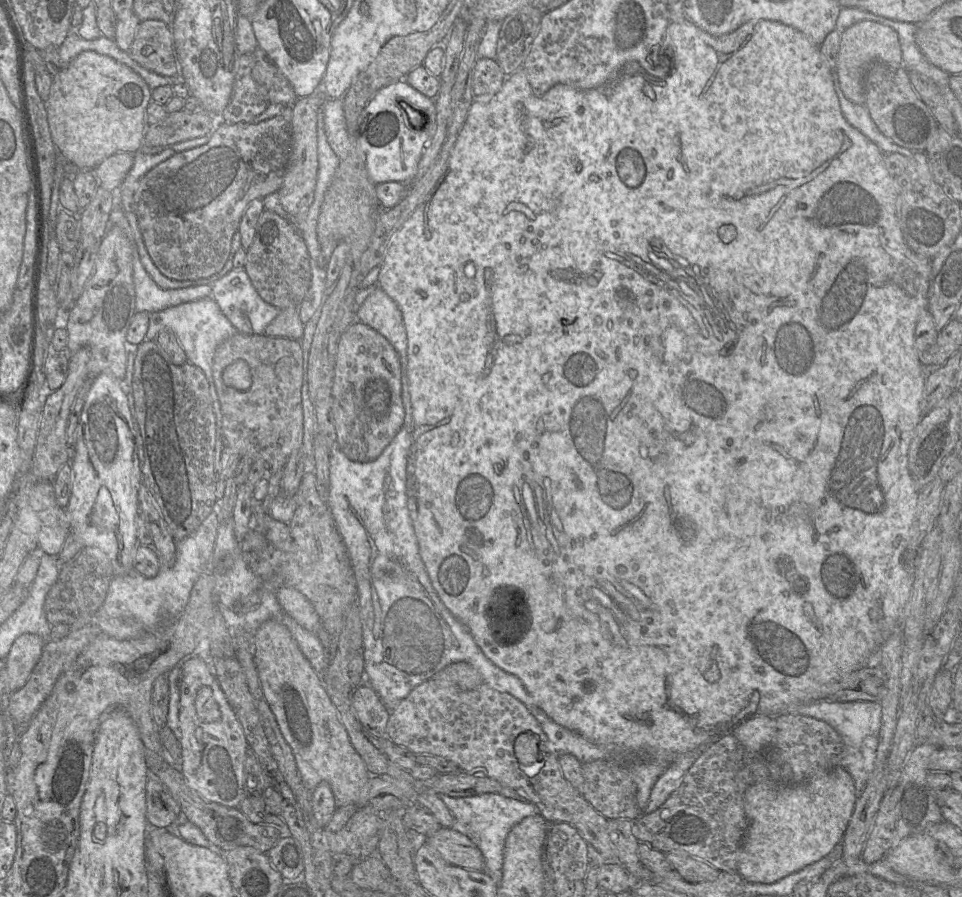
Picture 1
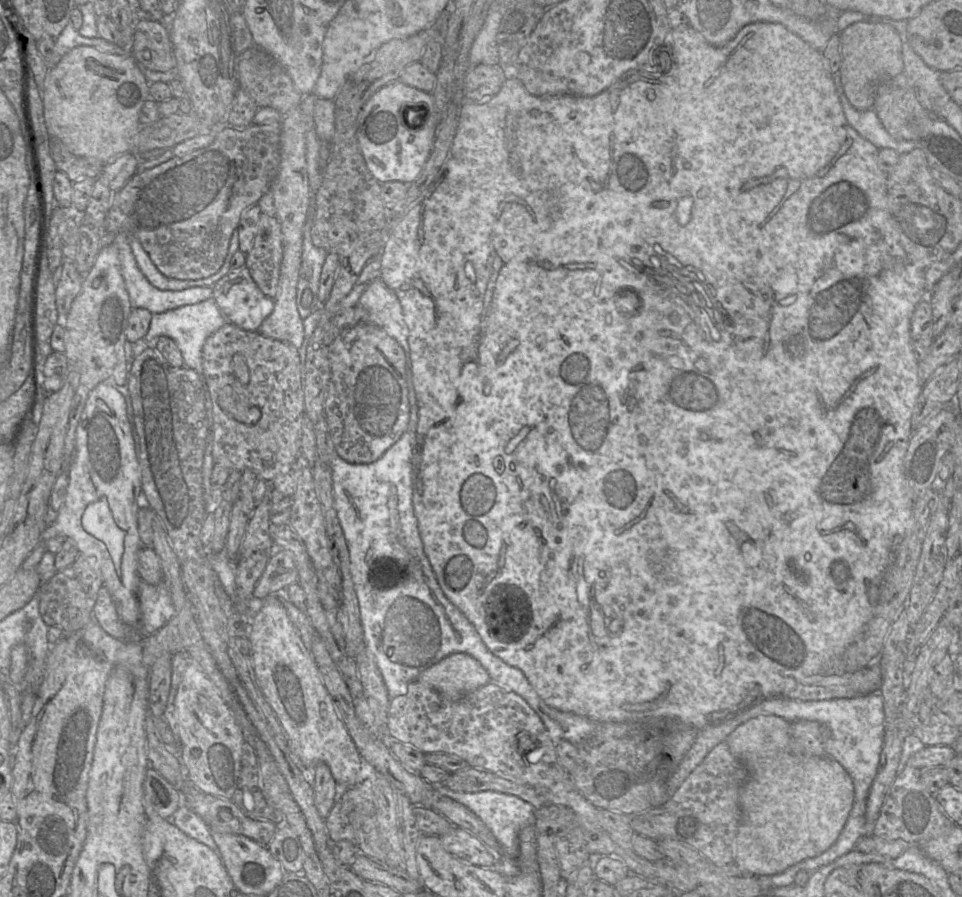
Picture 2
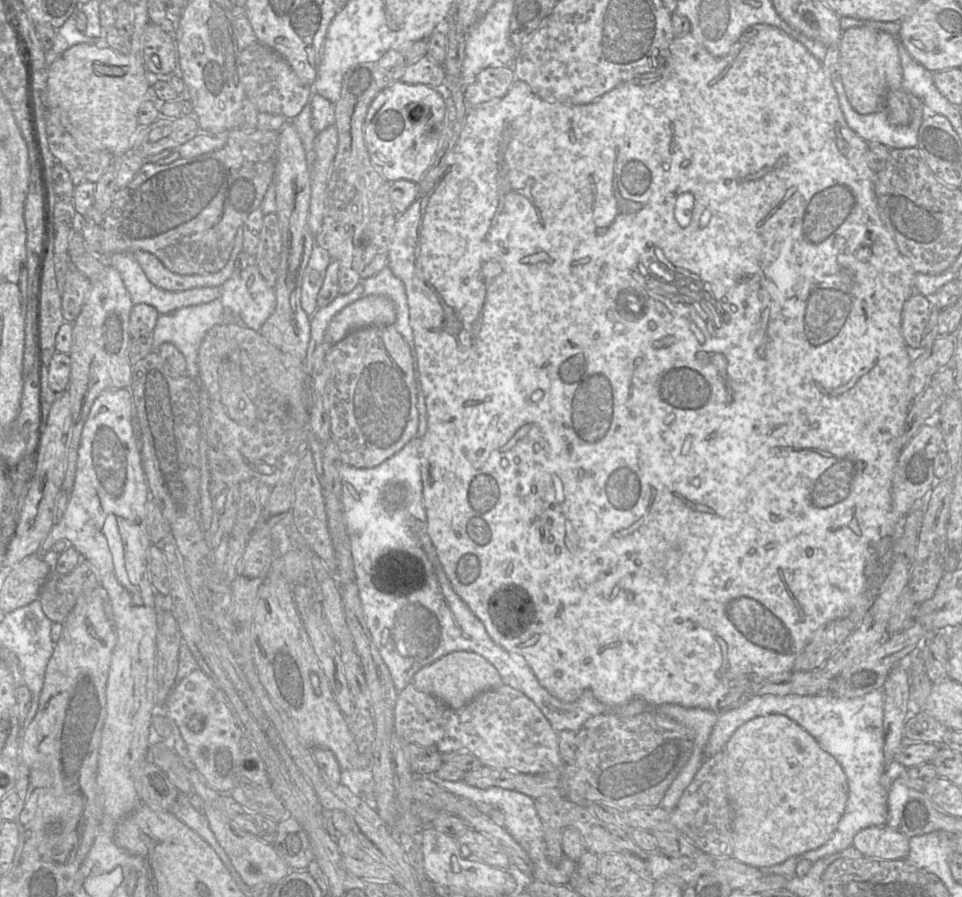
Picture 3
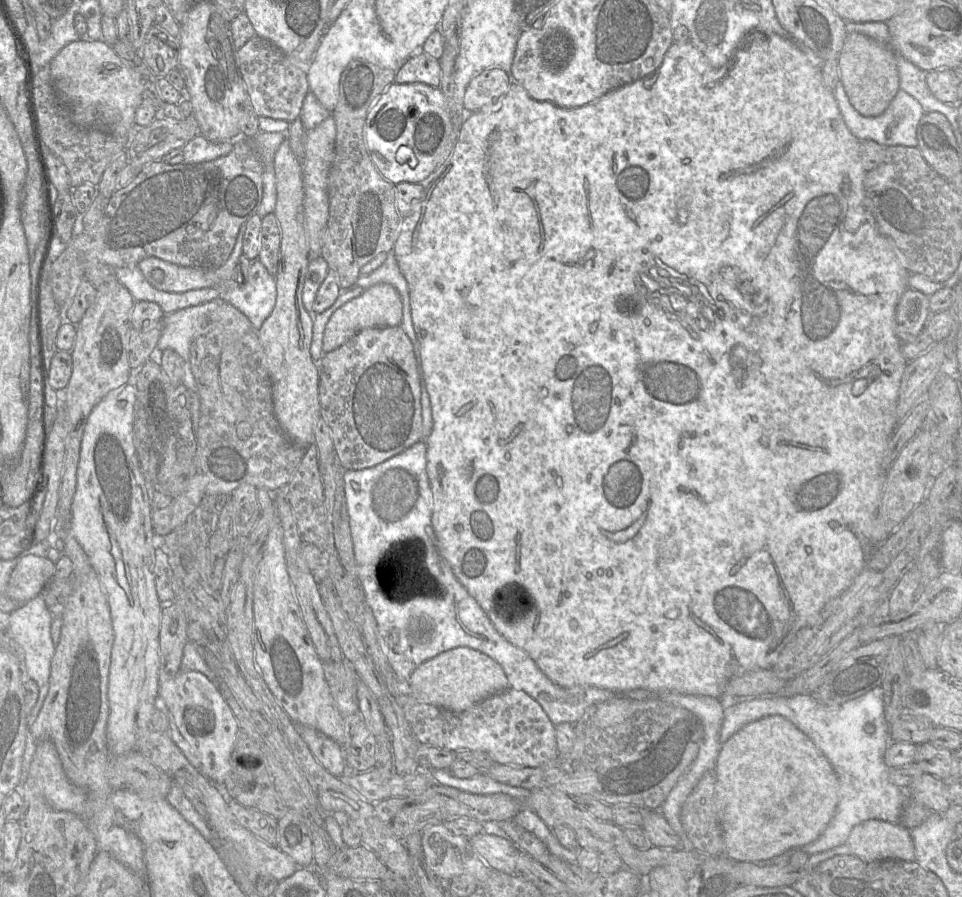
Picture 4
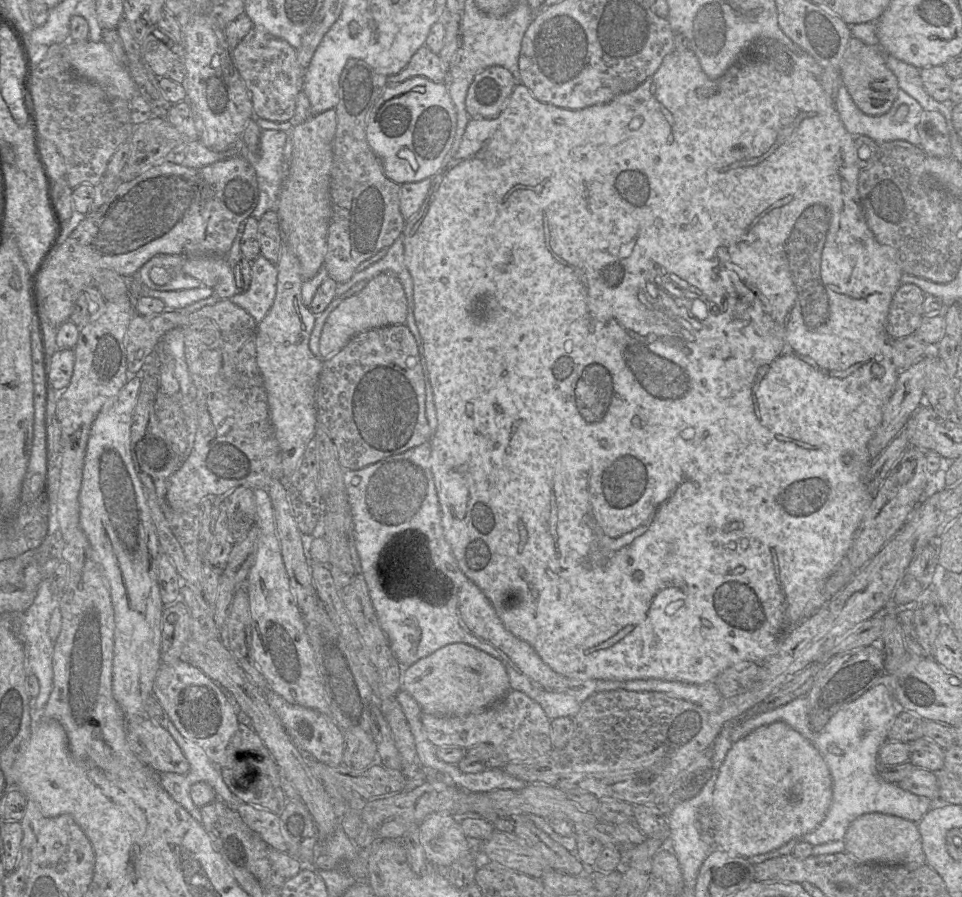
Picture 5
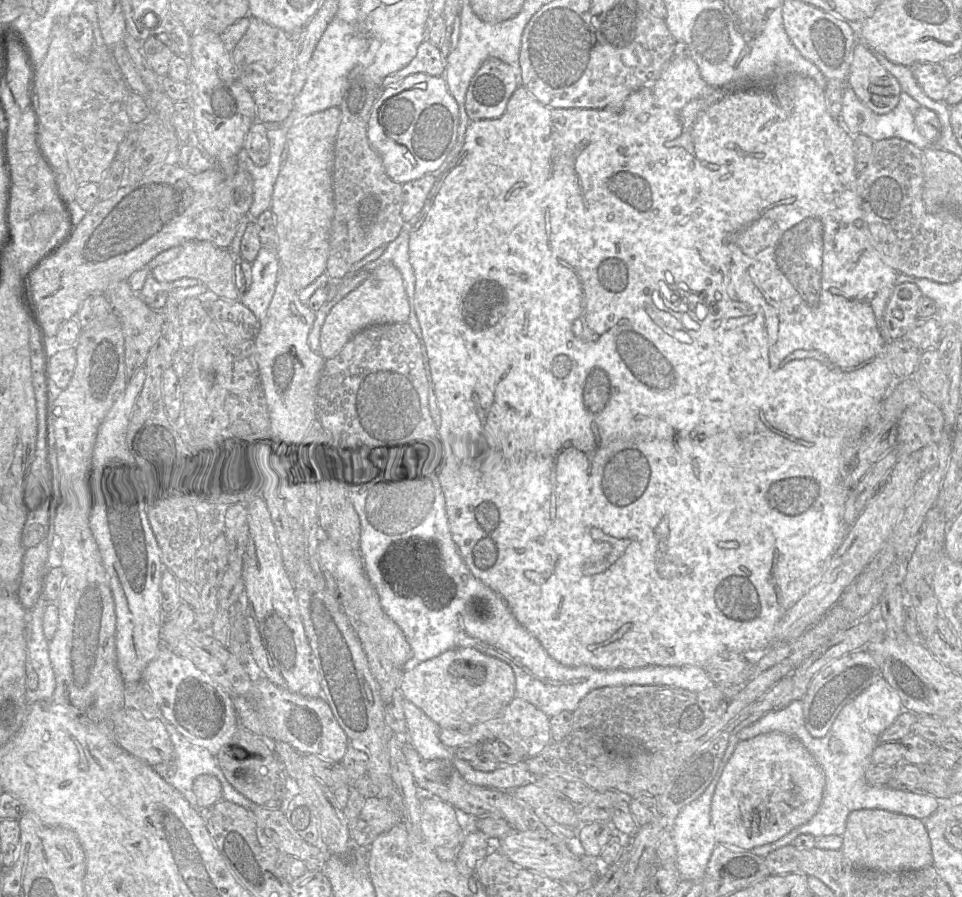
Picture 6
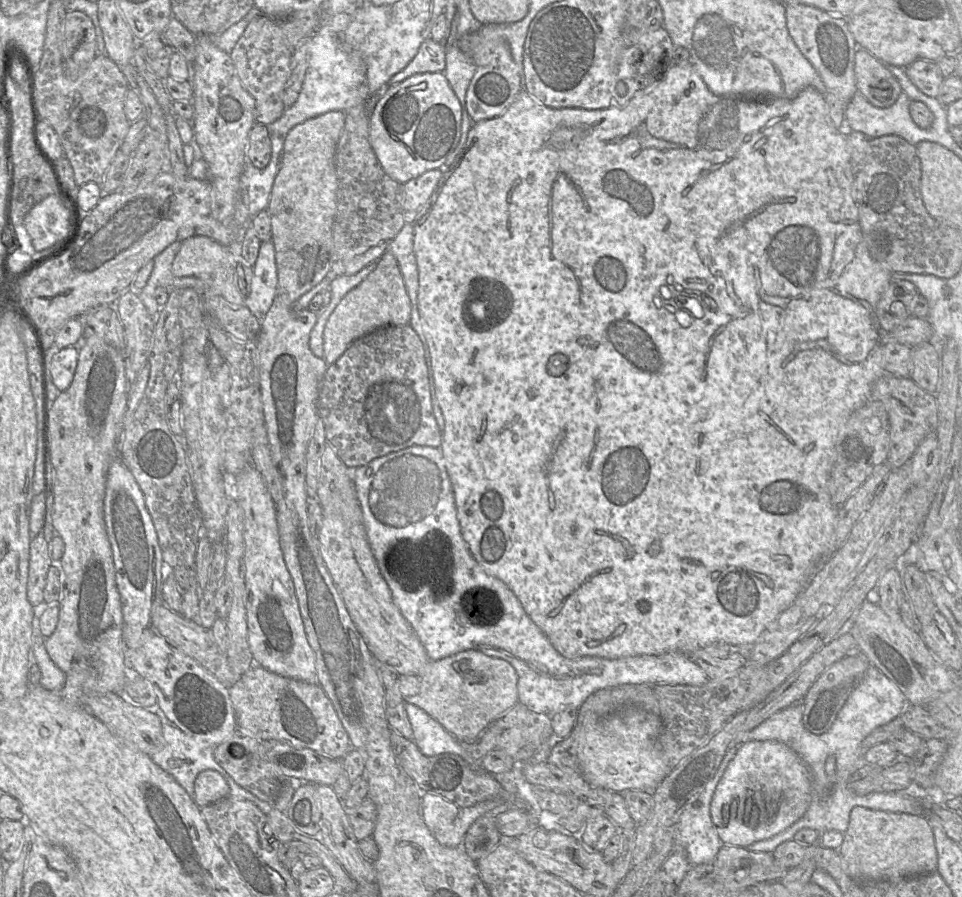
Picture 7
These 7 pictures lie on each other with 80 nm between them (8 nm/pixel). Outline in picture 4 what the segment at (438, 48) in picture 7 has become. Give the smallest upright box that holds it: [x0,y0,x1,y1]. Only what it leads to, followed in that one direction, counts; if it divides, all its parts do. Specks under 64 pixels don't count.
[394,51,441,87]

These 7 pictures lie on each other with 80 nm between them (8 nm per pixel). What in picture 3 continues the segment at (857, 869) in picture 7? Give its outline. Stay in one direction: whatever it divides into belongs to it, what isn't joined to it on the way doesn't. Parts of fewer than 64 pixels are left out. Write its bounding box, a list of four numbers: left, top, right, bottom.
[852,825,909,859]

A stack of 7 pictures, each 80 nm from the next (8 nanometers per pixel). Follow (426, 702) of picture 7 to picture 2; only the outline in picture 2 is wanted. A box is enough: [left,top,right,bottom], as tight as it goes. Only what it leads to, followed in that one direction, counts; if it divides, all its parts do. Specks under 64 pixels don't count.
[417,653,490,701]

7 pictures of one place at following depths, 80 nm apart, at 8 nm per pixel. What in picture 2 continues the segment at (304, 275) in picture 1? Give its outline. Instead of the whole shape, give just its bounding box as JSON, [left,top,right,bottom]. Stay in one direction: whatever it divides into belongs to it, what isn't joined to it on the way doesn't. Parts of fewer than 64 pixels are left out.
[247,214,283,299]

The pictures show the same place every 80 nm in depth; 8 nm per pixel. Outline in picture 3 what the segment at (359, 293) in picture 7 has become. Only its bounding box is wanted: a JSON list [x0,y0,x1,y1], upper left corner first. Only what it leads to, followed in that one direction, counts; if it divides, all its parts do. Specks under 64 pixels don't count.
[324,296,396,345]

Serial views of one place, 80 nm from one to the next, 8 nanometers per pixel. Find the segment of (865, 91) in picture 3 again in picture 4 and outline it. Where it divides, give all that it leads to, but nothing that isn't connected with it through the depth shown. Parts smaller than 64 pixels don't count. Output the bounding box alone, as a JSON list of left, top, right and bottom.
[838,33,899,117]

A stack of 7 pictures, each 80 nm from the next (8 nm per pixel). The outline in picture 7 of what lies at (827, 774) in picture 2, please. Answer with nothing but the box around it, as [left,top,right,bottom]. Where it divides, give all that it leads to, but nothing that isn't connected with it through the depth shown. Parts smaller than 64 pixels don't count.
[711,741,812,847]

